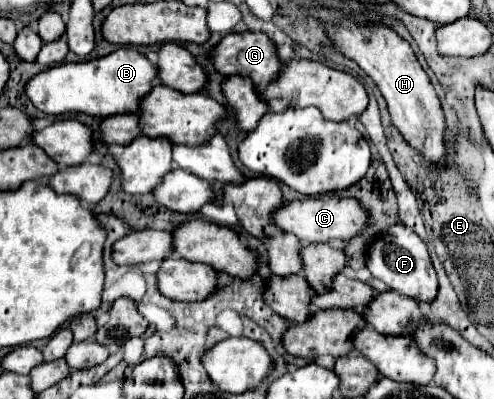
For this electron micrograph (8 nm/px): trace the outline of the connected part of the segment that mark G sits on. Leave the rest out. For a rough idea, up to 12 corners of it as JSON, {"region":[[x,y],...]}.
{"region":[[227,34],[211,60],[221,74],[263,90],[283,66],[275,42]]}

